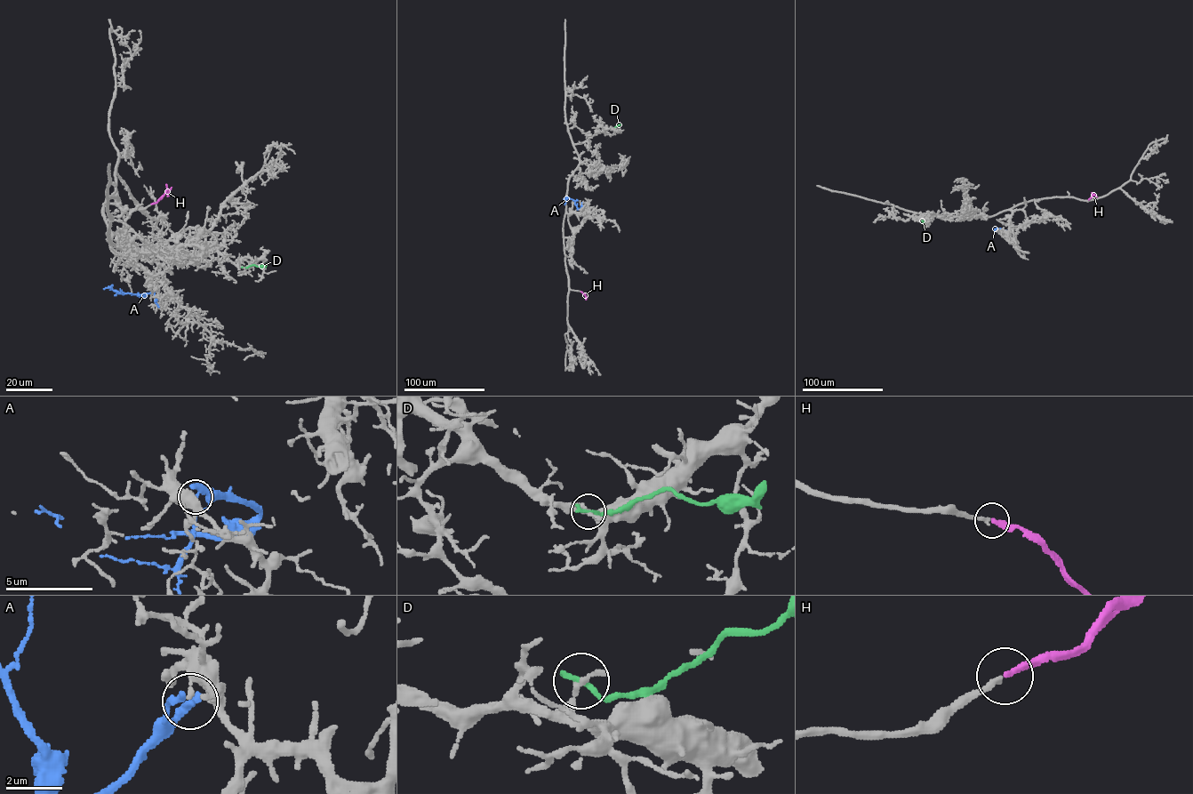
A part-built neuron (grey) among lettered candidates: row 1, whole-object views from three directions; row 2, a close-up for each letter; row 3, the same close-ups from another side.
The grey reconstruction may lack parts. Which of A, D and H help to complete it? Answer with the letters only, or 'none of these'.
H

